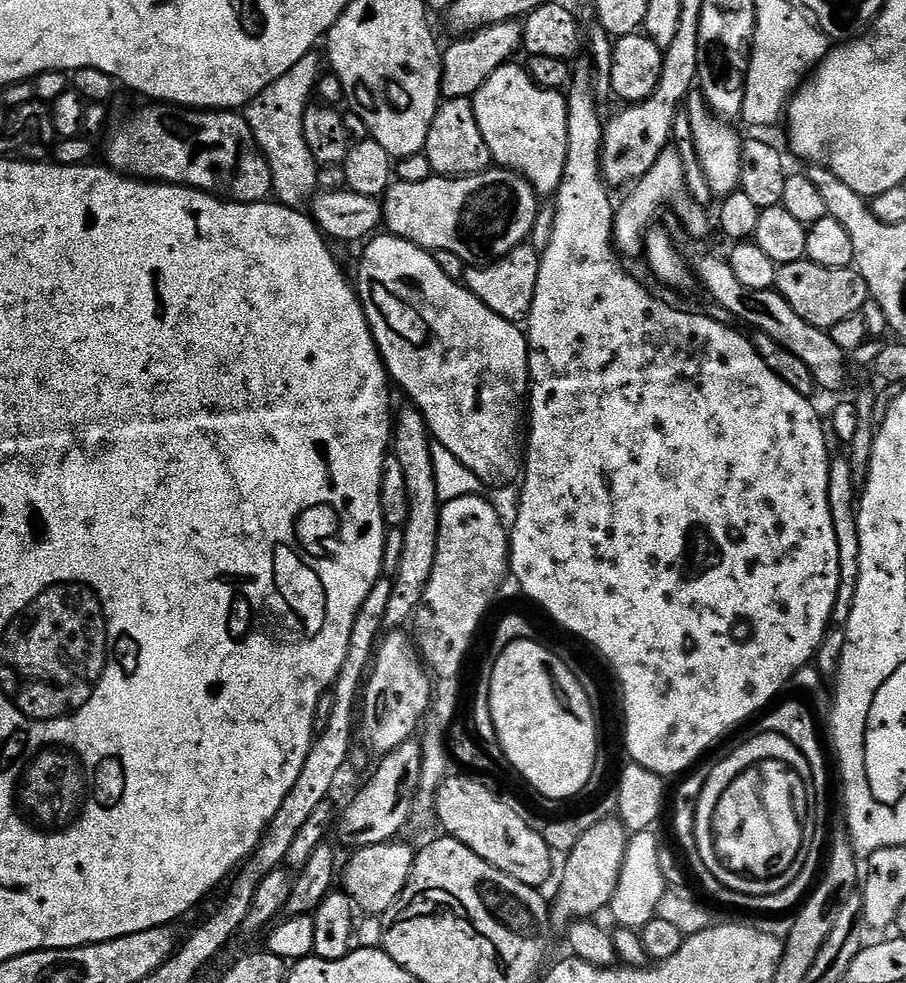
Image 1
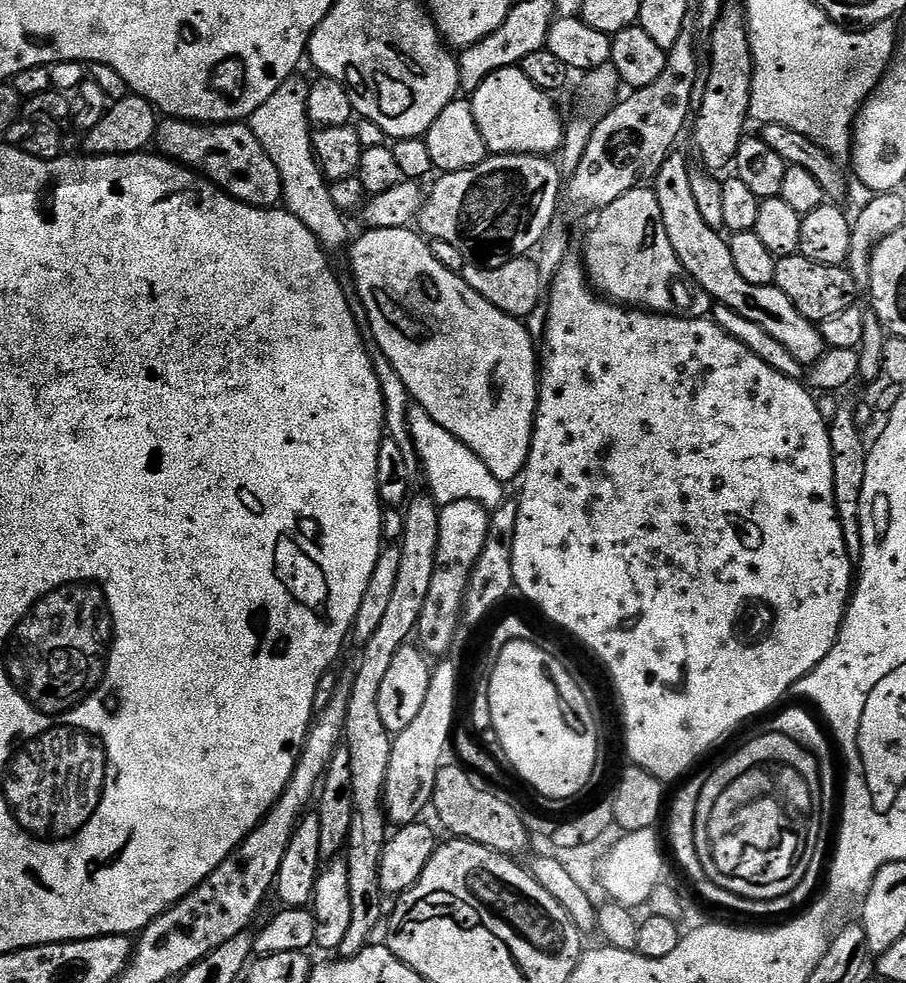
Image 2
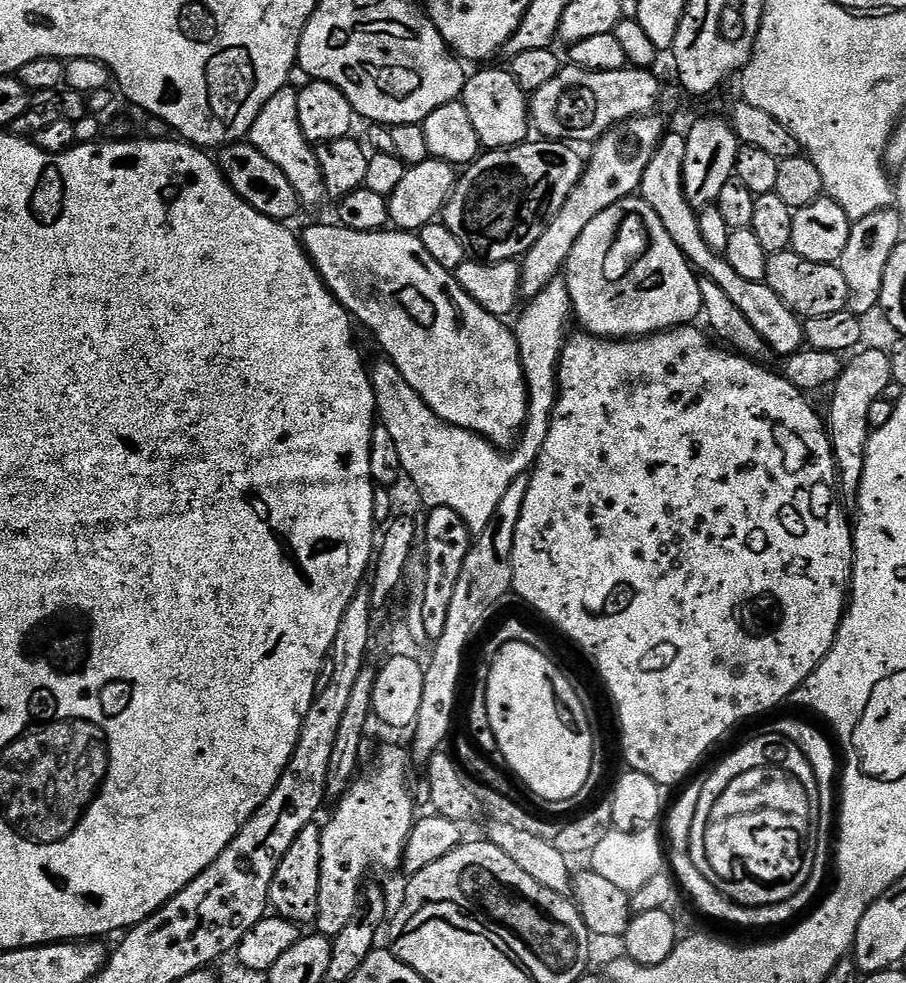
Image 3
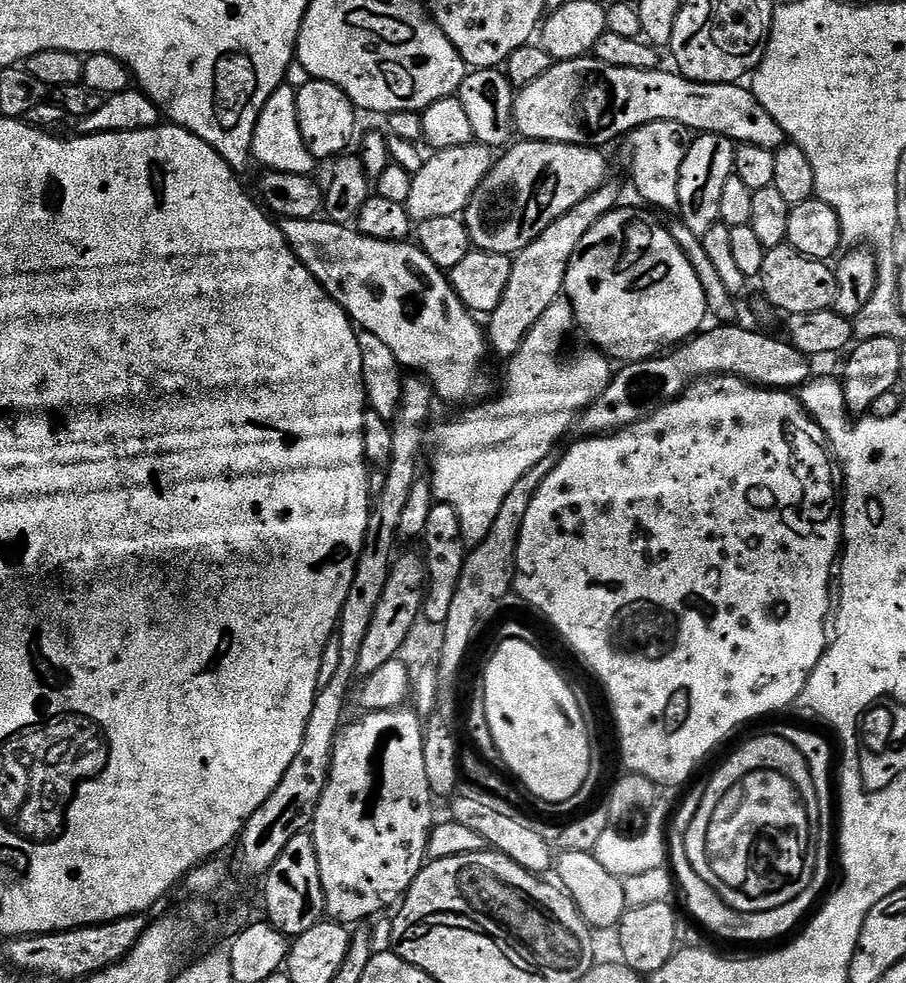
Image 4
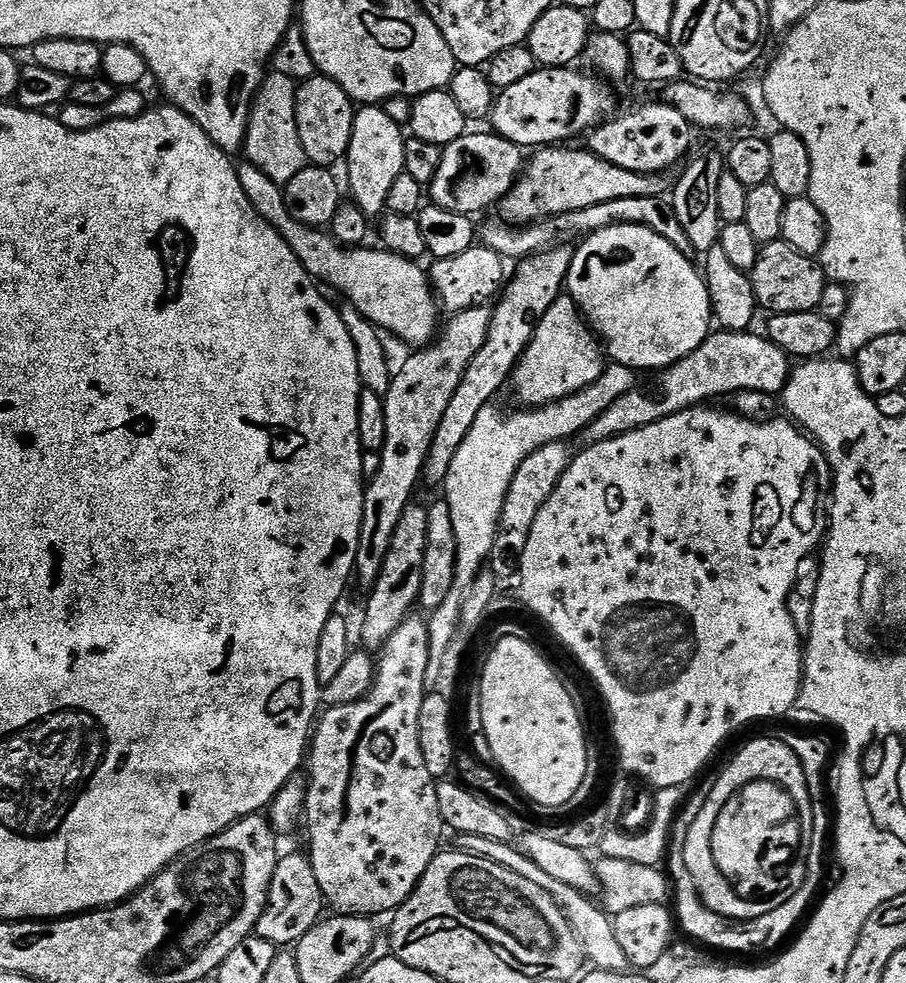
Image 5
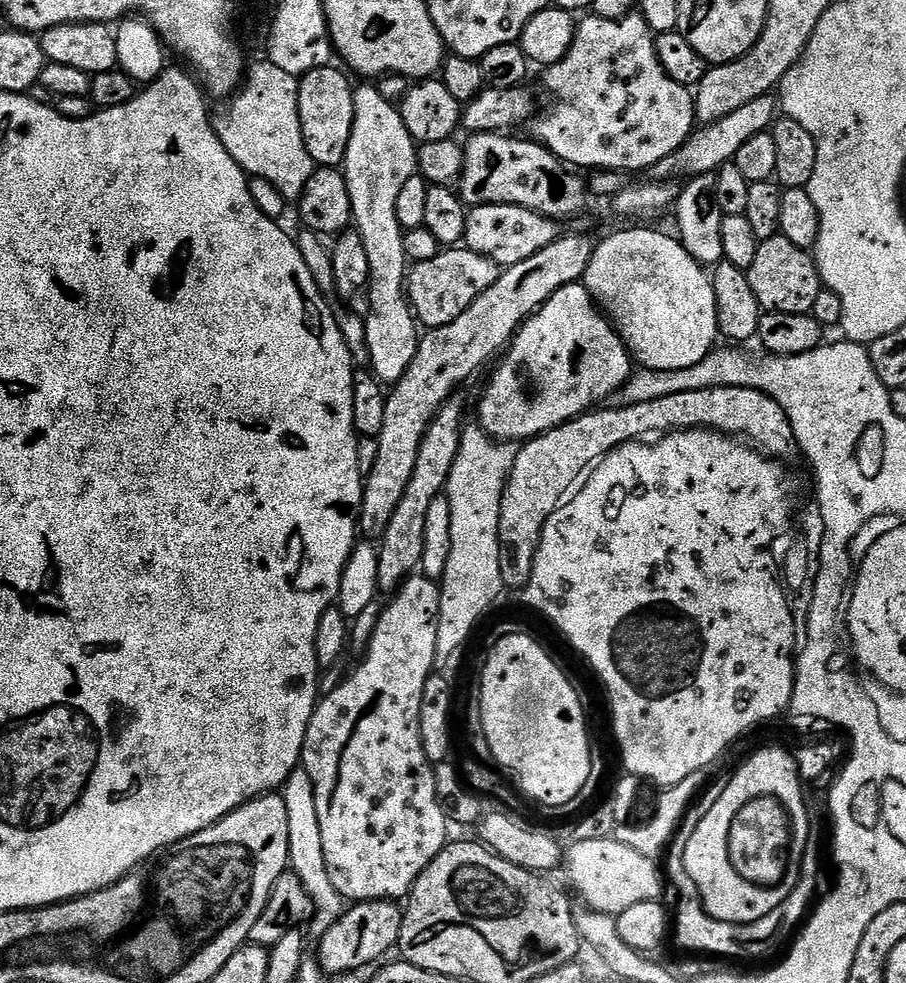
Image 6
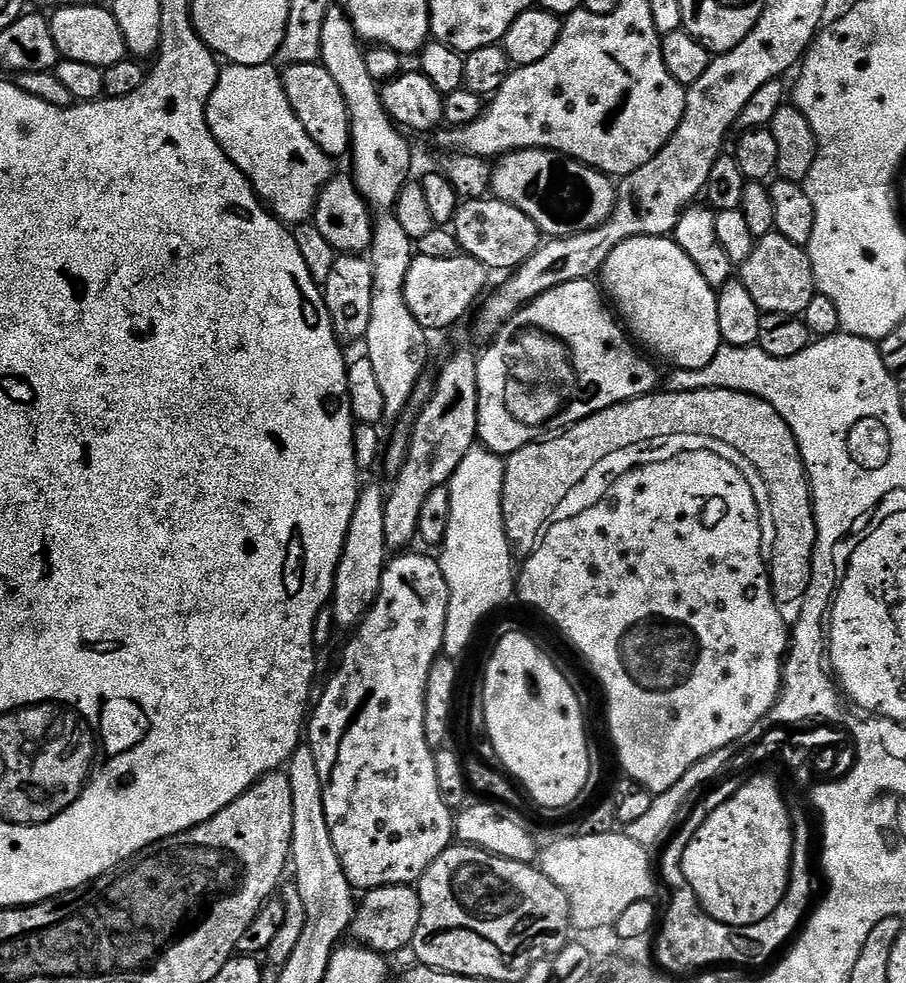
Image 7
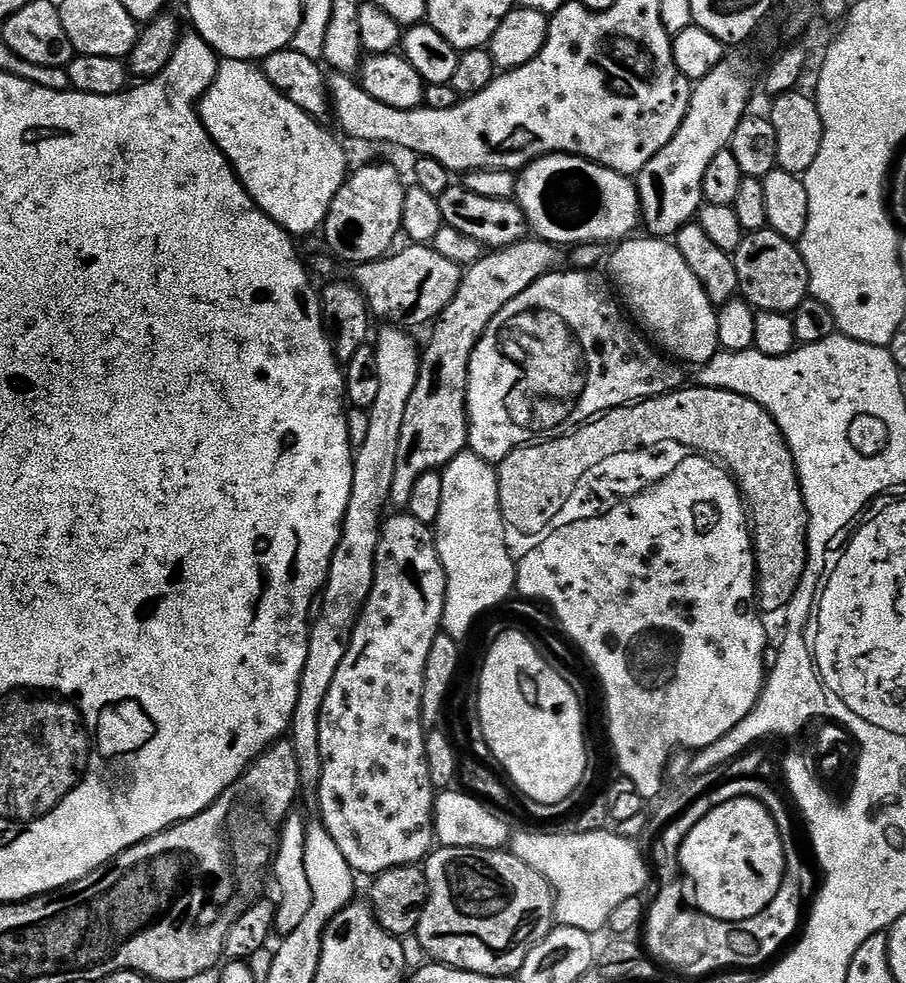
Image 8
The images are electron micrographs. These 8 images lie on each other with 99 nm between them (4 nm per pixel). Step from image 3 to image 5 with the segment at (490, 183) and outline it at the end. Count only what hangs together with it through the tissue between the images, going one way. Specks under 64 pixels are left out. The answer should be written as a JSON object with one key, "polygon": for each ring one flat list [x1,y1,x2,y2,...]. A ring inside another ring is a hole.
{"polygon":[[544,146,535,153,536,156,527,161,526,167,523,172,520,174,520,179,517,180,514,187,509,190,508,193,504,196,503,200,499,201,498,212,499,219,503,220,504,223,510,224,513,226,527,226,529,224,536,224,540,220,547,220,550,216,557,216,563,212,569,212,570,210,582,210,586,206,598,206,602,202,614,202,614,198,654,198,655,196,668,196,671,193,672,189,676,187,676,181,678,179,677,173,675,171,669,170,666,172,655,172,647,176,646,174,638,174,634,170,622,170,622,166,614,166,614,162,606,162,602,158,598,158,593,154,593,152,587,150,581,150,579,152,576,148,568,148,572,146]]}

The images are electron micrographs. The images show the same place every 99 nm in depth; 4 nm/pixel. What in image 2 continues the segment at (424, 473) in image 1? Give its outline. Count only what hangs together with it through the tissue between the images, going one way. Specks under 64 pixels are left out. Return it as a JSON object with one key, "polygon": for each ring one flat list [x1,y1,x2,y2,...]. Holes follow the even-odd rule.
{"polygon":[[413,495,403,509,404,532,398,541,402,554,398,562,398,578,386,606,386,615,370,642,362,645,360,665,352,676,350,706,346,710,346,726,343,743,350,750,350,779,354,785,354,814,350,818,350,834,346,849,348,881,350,882,350,930,342,938,339,955,345,960,354,958,363,948,373,943,376,927,381,927,386,916,386,893,380,884,380,863,384,846,390,836,390,828,384,814,384,787,386,770,390,770,390,750,393,733,388,732,378,711,378,696,393,665,398,650,413,639,416,623,420,621,422,606,426,606,426,594,430,594,430,581,434,578,438,554,438,518,440,508,431,495]]}

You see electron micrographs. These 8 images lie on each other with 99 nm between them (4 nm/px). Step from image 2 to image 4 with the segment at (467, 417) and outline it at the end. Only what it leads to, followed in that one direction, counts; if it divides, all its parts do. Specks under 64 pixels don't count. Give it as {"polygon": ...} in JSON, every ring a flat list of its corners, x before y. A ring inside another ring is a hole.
{"polygon":[[290,218,289,220,280,220,279,225,290,250,294,250,294,254,302,262,302,266,306,266,306,270,310,270,312,277,326,289,328,295,344,307,353,325,359,326,363,331,370,334,378,334,378,338,382,338,382,342,386,342,386,346,390,346,390,350,397,362,400,363,401,369,411,370,413,373,423,376,431,384,433,393,439,399,441,396,448,404,464,404,467,400,476,402,483,397,480,395,484,392,484,355,489,355,490,352,485,333,482,331,481,325,480,328,476,325,477,317,469,312,468,307,458,298,458,294,452,292,452,286,448,282,447,275,441,268,434,266,434,262,430,262,430,258,426,258,426,254,419,246,412,242,382,242,374,238,366,238,361,232,357,232,355,227,347,224,333,224,327,218,313,218,311,220]]}

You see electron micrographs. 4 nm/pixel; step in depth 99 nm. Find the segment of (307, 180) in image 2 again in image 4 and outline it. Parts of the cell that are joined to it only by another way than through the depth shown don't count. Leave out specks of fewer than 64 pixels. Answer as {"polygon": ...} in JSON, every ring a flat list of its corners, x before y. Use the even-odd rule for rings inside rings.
{"polygon":[[294,60,287,68,285,83,280,85,270,98,266,98,266,106,258,114,258,122,254,126,252,135,251,155,260,164,265,164,265,169,273,172,289,172,295,176,308,176,318,166,318,160,312,156,303,141,302,132,298,124,298,106,296,105,297,89,311,80,307,70]]}

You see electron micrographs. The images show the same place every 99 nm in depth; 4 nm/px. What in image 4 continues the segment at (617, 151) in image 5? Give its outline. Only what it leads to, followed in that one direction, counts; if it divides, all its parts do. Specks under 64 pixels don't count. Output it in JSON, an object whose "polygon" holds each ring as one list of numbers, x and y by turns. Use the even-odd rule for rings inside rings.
{"polygon":[[655,120,628,133,626,143,632,147,632,184,637,194,645,200,645,205,675,213,680,207,678,178,682,174,682,162,690,143,688,129,678,122]]}

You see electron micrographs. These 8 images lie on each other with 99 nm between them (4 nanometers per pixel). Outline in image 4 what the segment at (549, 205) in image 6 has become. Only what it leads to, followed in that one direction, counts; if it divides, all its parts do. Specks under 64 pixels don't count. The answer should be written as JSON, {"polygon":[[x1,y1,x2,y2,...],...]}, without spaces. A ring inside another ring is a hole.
{"polygon":[[473,142,466,146,454,146,450,150,433,151,424,165,413,175,410,196,406,205,413,222,426,218,450,218,460,216,470,198,482,186,482,178,490,174,494,163,493,149]]}

